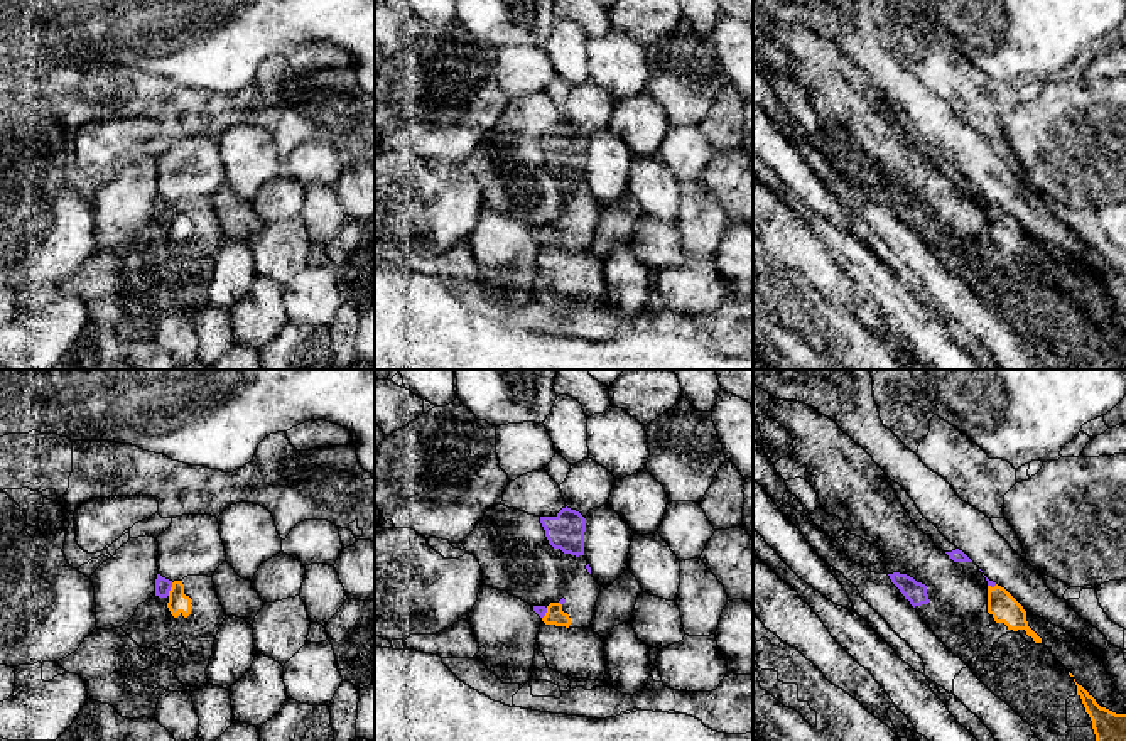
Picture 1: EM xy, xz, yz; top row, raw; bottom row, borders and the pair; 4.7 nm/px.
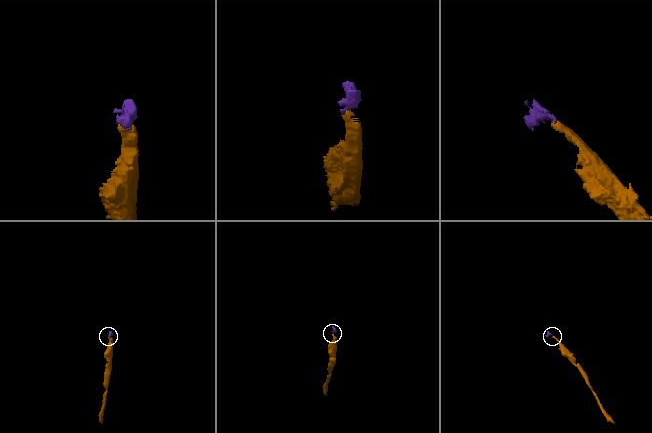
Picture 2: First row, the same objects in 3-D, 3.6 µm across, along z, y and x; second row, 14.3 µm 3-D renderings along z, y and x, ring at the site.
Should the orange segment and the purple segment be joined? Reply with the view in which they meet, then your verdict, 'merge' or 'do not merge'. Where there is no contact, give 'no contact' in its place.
xy | merge

